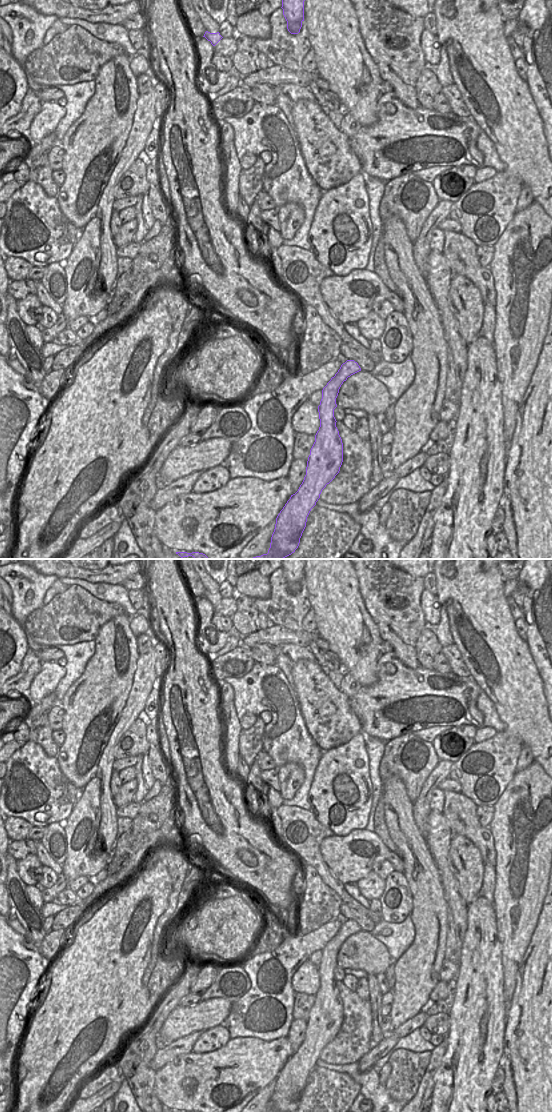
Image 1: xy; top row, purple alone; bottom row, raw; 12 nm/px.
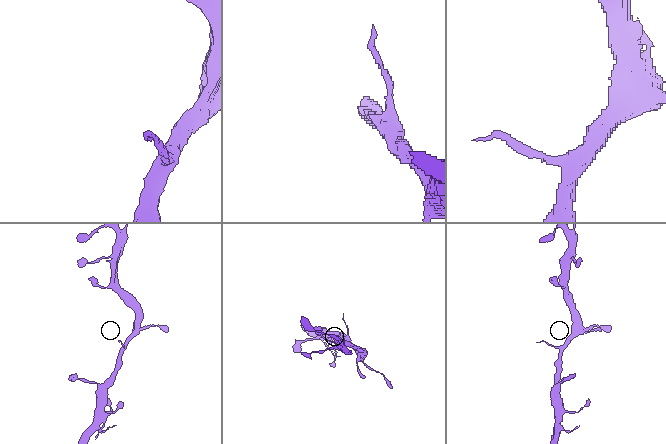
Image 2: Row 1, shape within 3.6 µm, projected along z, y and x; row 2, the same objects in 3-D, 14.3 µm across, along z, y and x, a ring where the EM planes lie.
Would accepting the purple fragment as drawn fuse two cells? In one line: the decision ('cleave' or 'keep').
keep

